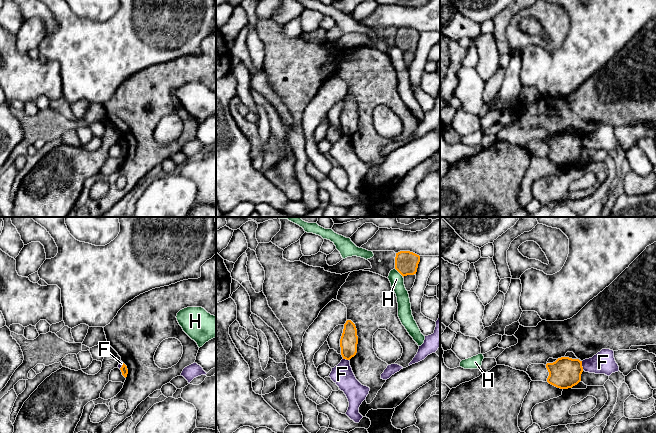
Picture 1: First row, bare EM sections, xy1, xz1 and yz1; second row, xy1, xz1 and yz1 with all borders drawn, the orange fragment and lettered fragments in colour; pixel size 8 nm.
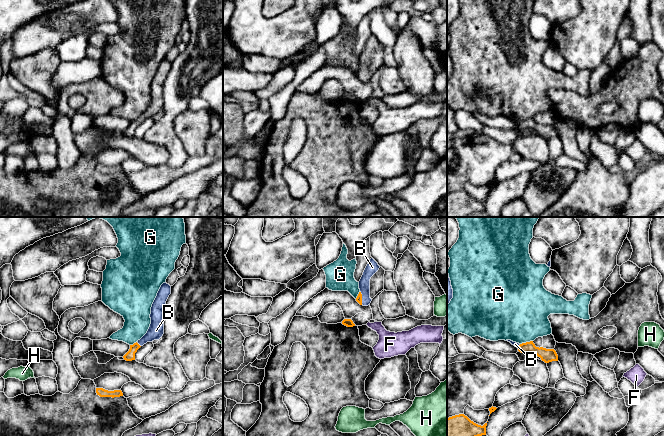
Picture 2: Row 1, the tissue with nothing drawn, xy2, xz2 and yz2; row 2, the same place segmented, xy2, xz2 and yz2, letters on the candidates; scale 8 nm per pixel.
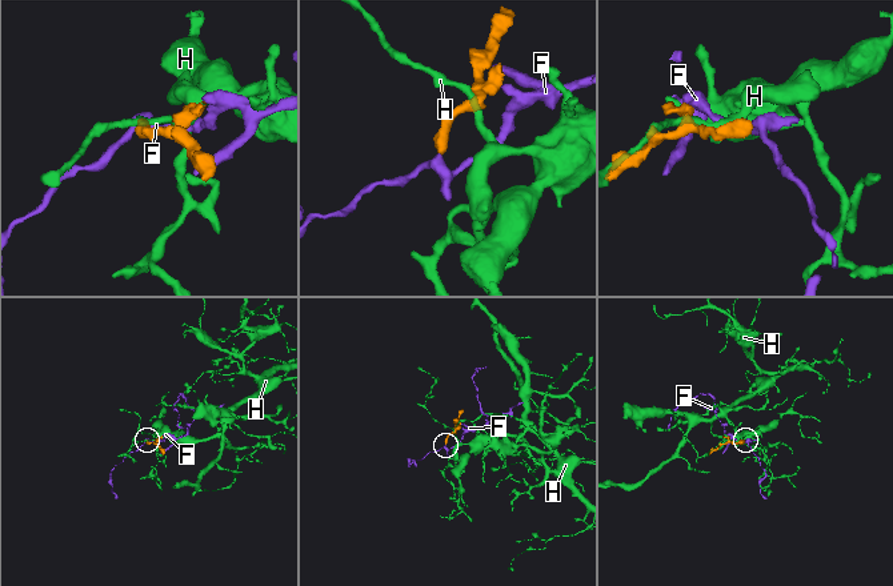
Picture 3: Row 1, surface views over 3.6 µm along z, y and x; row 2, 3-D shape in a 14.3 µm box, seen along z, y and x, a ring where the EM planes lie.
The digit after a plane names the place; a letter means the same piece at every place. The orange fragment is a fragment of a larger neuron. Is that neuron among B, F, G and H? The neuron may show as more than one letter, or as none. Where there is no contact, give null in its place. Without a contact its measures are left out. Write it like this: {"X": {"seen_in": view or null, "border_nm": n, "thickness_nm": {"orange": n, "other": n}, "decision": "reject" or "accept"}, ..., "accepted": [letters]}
{"B": {"seen_in": "xy2", "border_nm": 50, "thickness_nm": {"orange": 80, "other": 130}, "decision": "accept"}, "F": {"seen_in": "yz1", "border_nm": 70, "thickness_nm": {"orange": 240, "other": 180}, "decision": "reject"}, "G": {"seen_in": "yz2", "border_nm": 110, "thickness_nm": {"orange": 110, "other": 460}, "decision": "reject"}, "H": {"seen_in": "xz1", "border_nm": 100, "thickness_nm": {"orange": 190, "other": 110}, "decision": "reject"}, "accepted": ["B"]}

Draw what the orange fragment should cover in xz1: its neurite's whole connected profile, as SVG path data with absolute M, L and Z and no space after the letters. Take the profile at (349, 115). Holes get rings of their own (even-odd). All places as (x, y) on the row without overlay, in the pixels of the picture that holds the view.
M347 96L344 100L340 115L341 131L343 135L350 136L357 129L358 112L355 100Z

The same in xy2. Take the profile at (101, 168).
M96 164L96 169L100 173L120 173L123 172L123 169L121 166L114 166L114 167L108 167L103 164Z

